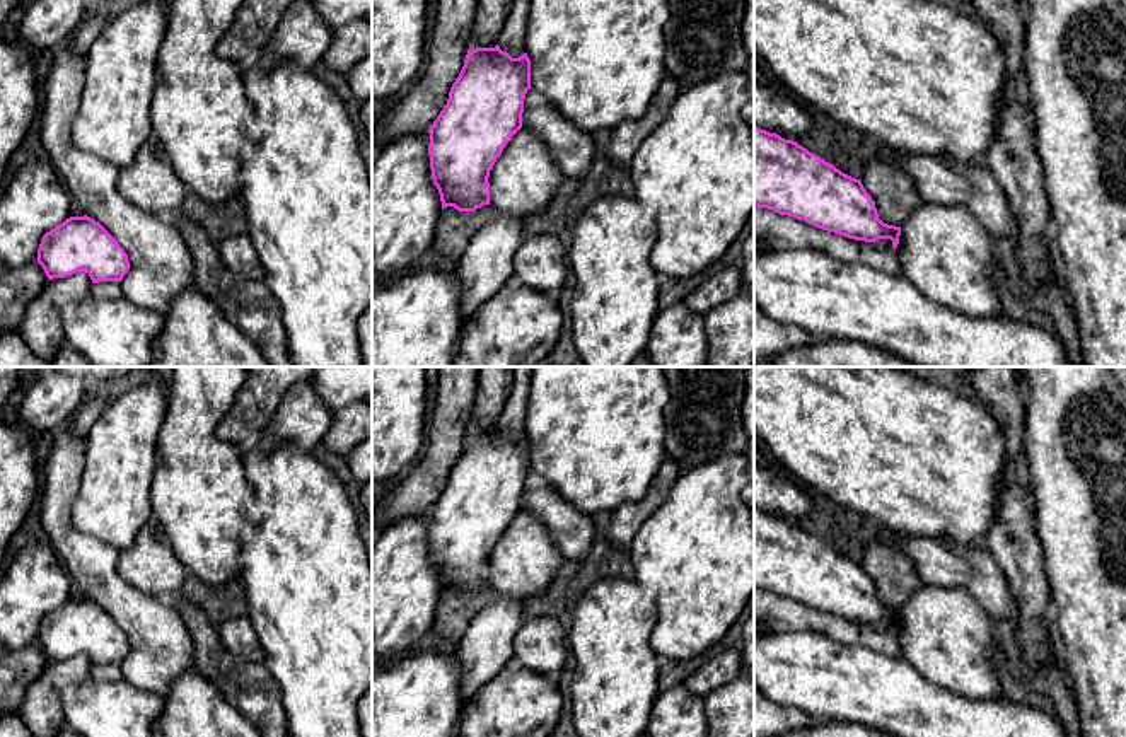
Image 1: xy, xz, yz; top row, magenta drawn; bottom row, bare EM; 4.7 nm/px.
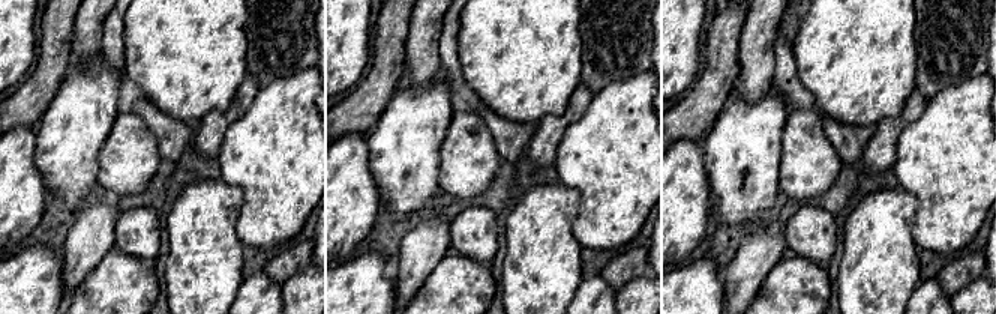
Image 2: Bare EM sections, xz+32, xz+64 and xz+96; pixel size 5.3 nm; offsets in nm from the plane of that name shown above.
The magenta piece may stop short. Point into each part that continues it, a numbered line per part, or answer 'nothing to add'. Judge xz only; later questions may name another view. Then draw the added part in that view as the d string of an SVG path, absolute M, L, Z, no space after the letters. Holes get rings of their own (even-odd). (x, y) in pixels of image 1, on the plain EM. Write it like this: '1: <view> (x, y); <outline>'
nothing to add

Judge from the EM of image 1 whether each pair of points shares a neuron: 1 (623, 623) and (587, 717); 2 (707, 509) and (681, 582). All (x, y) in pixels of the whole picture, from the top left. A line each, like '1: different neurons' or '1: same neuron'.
1: same neuron
2: same neuron

